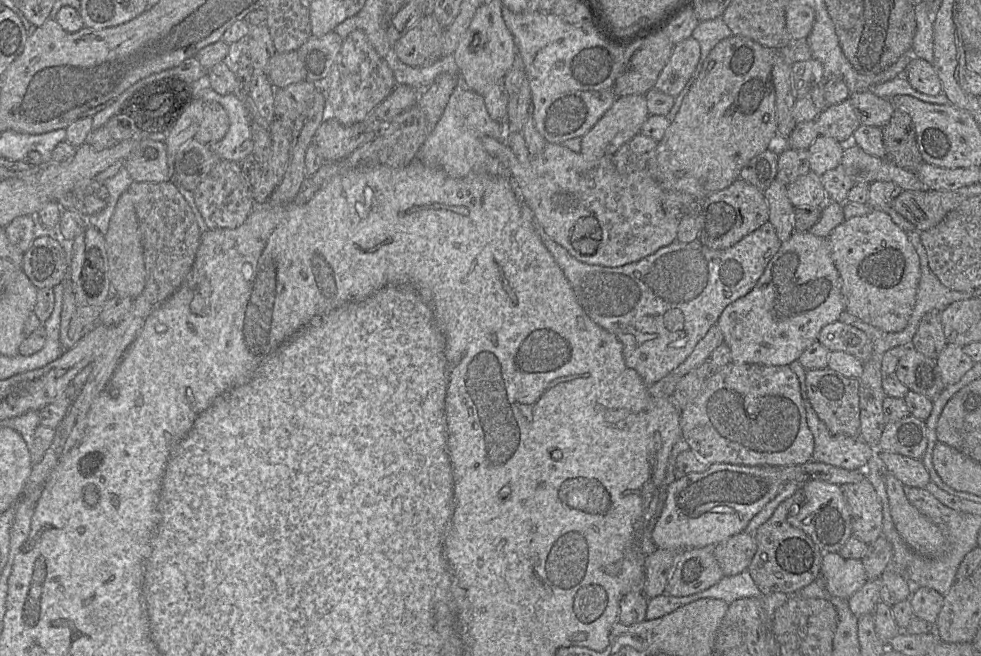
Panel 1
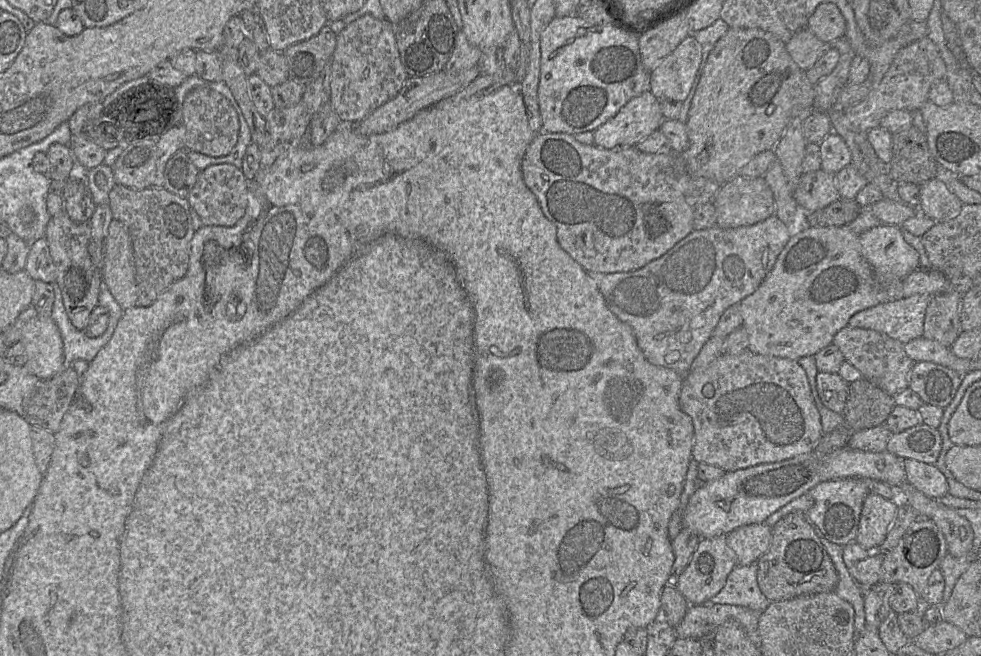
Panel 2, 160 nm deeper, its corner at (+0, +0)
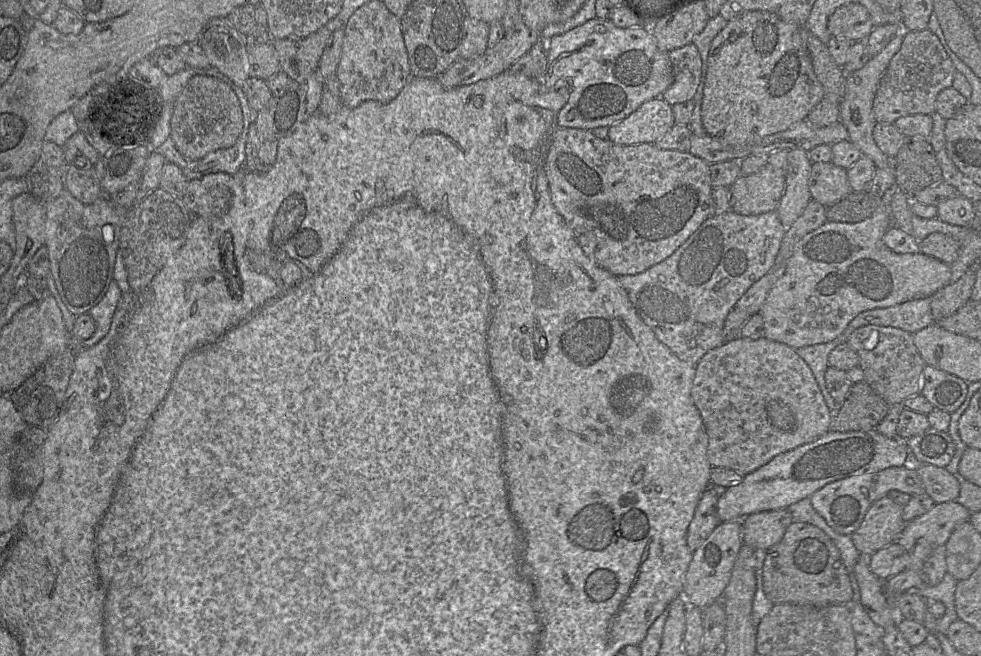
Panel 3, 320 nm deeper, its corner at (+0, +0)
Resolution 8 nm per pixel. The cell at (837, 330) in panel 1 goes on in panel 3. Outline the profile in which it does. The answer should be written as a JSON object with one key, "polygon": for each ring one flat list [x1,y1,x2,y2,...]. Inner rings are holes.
{"polygon":[[867,325,854,330,847,343,859,357,858,366,864,372,864,381,890,406,900,405,906,399,921,394,926,363,917,351,912,333,895,327]]}

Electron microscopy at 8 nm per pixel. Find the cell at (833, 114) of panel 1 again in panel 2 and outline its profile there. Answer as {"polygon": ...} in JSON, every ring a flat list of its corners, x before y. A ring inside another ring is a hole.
{"polygon":[[927,36,903,47,896,54,888,71,877,86,872,86,867,97,847,108,844,115,852,126,861,133,867,133,880,125,881,120,895,110,915,111,928,100,933,83,945,79,946,64,935,43]]}

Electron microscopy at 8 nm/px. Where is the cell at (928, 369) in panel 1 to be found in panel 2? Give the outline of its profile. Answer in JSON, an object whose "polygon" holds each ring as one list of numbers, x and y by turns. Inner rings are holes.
{"polygon":[[915,362,909,388,923,403,945,408,954,398,963,374,932,362]]}

